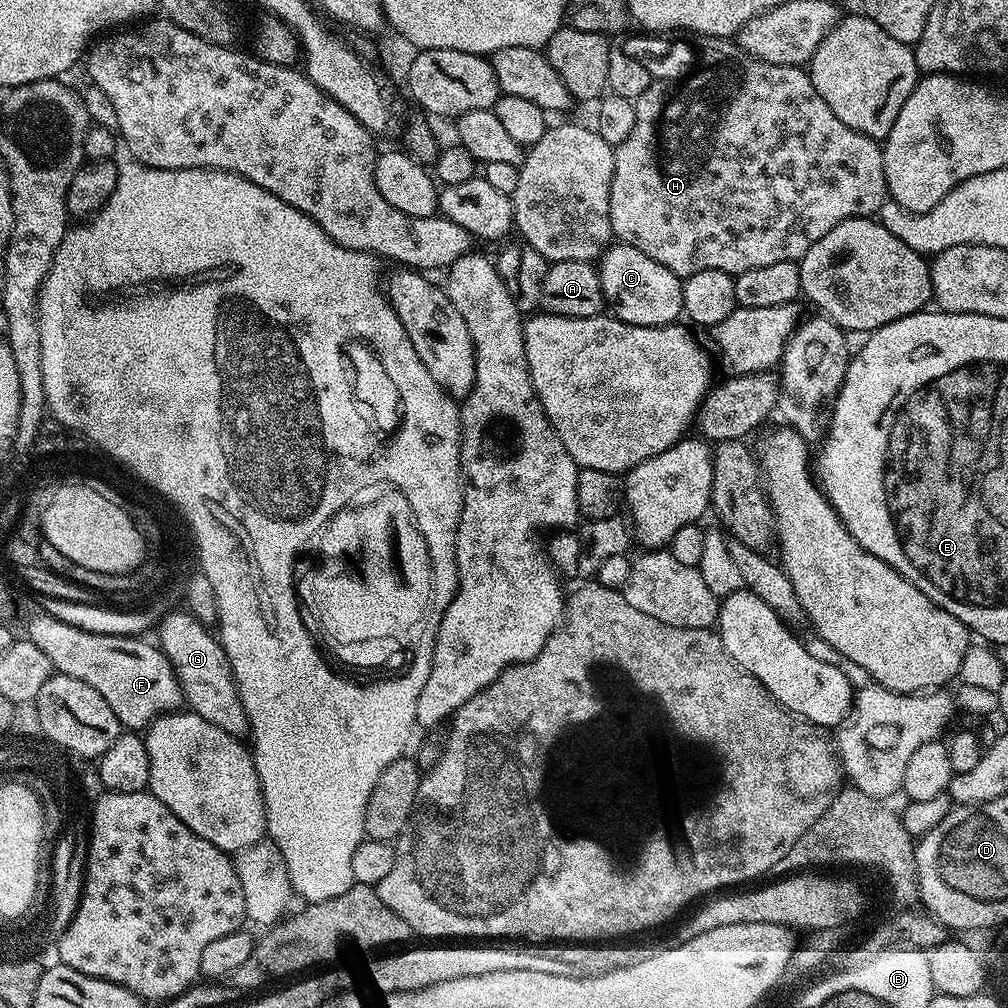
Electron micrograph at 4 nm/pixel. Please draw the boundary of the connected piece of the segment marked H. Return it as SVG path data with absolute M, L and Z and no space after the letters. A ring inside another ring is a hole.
M740 47L735 52L712 52L712 56L704 56L698 60L698 68L702 71L695 74L688 74L675 85L676 88L671 92L669 85L664 82L653 82L646 91L634 101L636 105L636 117L634 118L634 128L630 131L630 136L614 148L614 178L610 182L610 222L612 223L613 237L619 243L634 246L634 250L642 250L642 254L646 254L646 258L654 258L654 262L662 262L662 266L666 266L666 270L670 270L675 276L686 278L690 274L698 274L698 270L722 270L723 272L731 272L739 274L746 270L755 270L758 266L771 266L774 262L786 262L787 260L795 260L799 262L806 254L806 250L810 250L810 246L814 246L814 242L818 242L818 238L822 238L825 234L830 234L830 230L834 230L834 226L838 226L838 222L846 222L850 218L858 218L859 216L875 217L880 211L880 207L884 201L889 199L888 187L886 186L886 174L884 173L884 150L877 141L871 140L866 134L850 130L850 126L846 126L846 122L838 119L838 114L834 114L834 110L830 110L830 106L826 106L826 102L822 102L822 94L818 94L818 90L814 90L814 82L811 75L803 67L800 66L778 66L770 62L762 62L756 60L747 52L741 50ZM668 103L676 104L676 112L672 112L668 116Z

